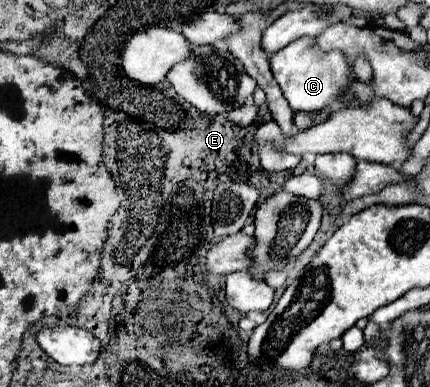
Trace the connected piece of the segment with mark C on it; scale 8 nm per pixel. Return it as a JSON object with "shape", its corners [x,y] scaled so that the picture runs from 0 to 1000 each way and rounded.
{"shape":[[[716,93],[684,103],[665,124],[628,145],[628,181],[684,289],[693,284],[740,289],[758,269],[781,264],[786,248],[805,243],[814,217],[814,171],[805,165],[795,134],[763,134],[763,140],[740,134],[730,98],[716,98]]]}

